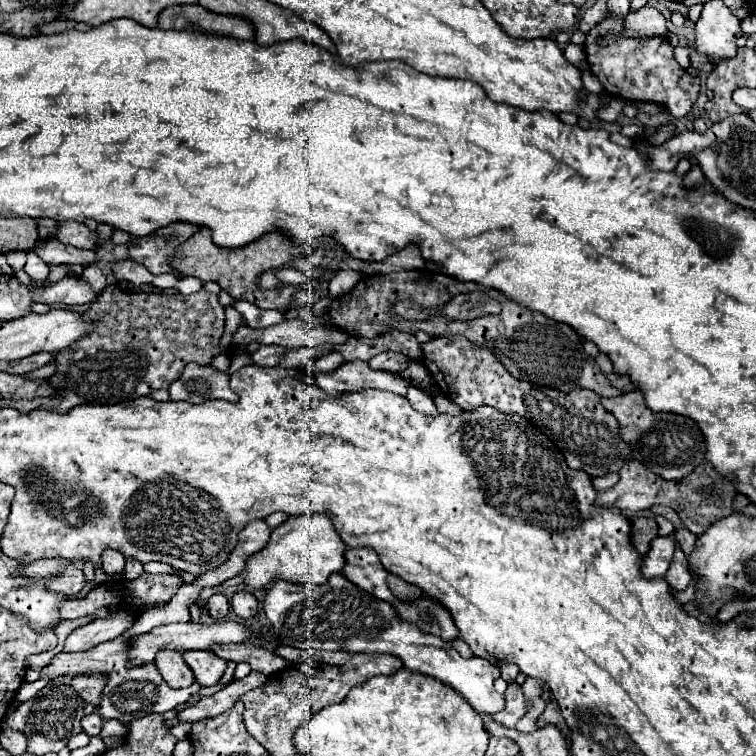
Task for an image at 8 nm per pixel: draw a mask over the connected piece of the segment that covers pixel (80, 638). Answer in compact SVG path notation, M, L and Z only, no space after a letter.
M114 614L108 618L100 618L94 620L82 628L76 628L64 642L62 652L82 652L82 650L90 650L102 642L108 642L116 636L120 636L124 630L128 630L132 626L134 618L130 618L128 614Z

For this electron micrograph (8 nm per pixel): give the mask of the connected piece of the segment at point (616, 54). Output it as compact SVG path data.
M606 16L598 22L584 42L586 60L592 74L604 84L604 90L610 96L620 96L632 102L654 102L664 106L674 118L684 118L692 104L698 100L700 78L688 74L674 58L674 46L668 38L618 38L610 46L600 46L596 40L606 32L622 32L624 20L616 16Z

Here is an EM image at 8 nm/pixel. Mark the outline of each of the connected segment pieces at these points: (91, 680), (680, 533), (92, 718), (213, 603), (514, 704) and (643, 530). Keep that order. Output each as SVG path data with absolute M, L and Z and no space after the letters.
M68 674L68 676L58 676L54 682L64 682L64 684L74 686L74 690L86 702L90 702L94 706L100 704L100 692L102 692L102 688L106 684L104 676L100 676L100 674L86 674L86 676L72 676L72 674Z
M686 528L674 530L674 534L676 534L676 538L678 538L678 544L680 544L680 548L684 550L684 554L686 554L686 556L690 556L690 554L692 554L692 550L694 550L696 534L692 534L692 532L690 532L690 530L686 530Z
M92 712L92 714L86 714L82 718L82 728L88 736L98 736L100 730L102 730L102 724L104 724L104 718L98 714L98 712Z
M214 594L208 600L208 612L212 618L224 618L224 594Z
M512 682L508 684L508 690L506 690L506 708L502 712L498 712L494 716L494 720L502 722L506 728L514 728L516 722L526 714L526 708L524 708L524 694L522 694L522 688Z
M636 518L632 520L632 542L640 554L646 554L650 542L658 536L658 522L652 518Z

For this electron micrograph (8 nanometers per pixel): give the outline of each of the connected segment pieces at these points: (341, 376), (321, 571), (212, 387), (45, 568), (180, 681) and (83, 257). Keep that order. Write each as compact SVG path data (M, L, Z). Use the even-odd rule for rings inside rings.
M362 360L344 362L342 366L338 366L338 370L332 372L318 372L316 382L322 390L326 390L326 394L342 394L364 388L378 388L394 394L406 394L404 380L398 380L394 378L394 374L386 374L382 370L372 370Z
M310 514L310 516L288 516L288 520L274 528L270 542L264 550L256 552L248 558L244 572L232 580L230 586L246 584L250 590L264 590L270 578L284 578L288 582L302 582L302 584L326 584L328 578L336 572L342 572L346 564L344 558L346 544L338 538L334 524L324 514Z
M196 362L186 364L182 376L170 384L170 400L186 400L192 404L200 404L204 400L222 398L230 402L238 402L238 396L228 386L230 376L218 372L210 366L200 366Z
M38 560L38 562L32 562L30 566L26 566L24 574L30 576L30 578L48 578L52 574L58 574L62 570L62 562L56 562L56 560Z
M160 650L154 664L170 688L188 688L194 684L194 674L180 652Z
M56 238L46 240L42 246L36 248L36 252L48 266L56 266L56 264L90 266L90 264L100 262L96 250L80 250L80 248L74 248L74 246L64 246Z

